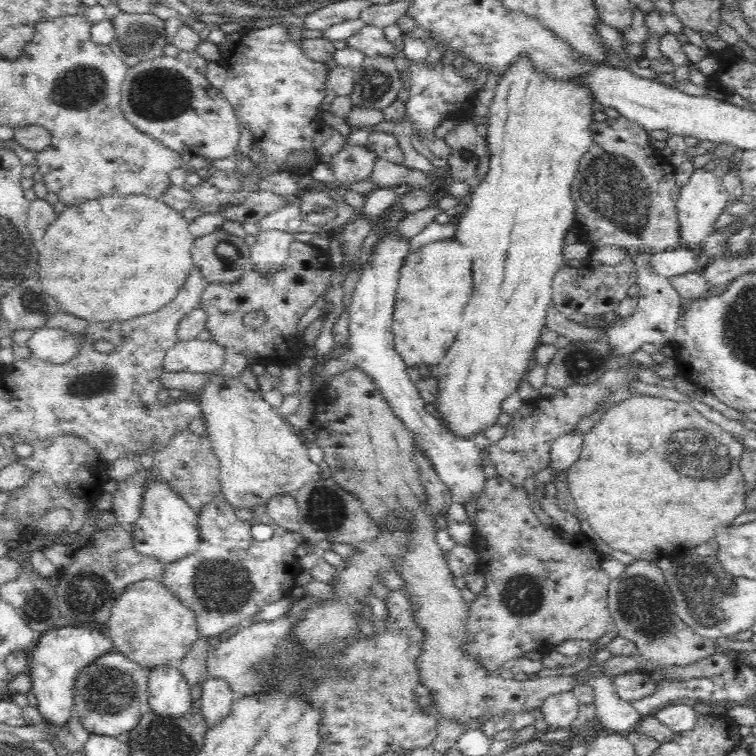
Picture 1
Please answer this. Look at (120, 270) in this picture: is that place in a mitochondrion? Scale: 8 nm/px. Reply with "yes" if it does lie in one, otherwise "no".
no

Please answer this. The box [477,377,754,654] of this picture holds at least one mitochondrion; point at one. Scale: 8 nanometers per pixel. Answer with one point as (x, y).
(719, 454)

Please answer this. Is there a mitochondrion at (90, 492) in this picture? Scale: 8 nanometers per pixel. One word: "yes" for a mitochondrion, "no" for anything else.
no

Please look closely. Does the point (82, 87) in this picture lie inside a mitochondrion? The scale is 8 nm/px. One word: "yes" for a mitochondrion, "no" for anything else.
yes

